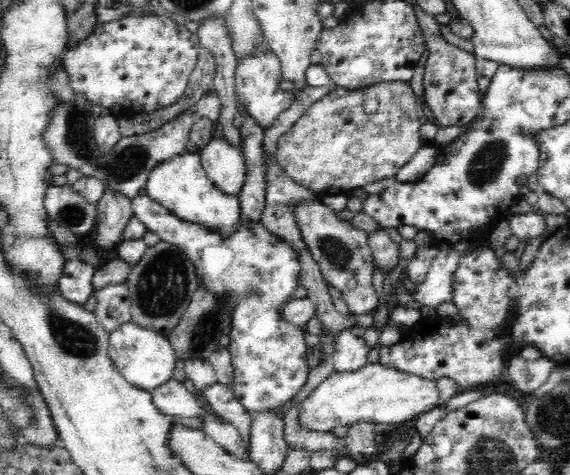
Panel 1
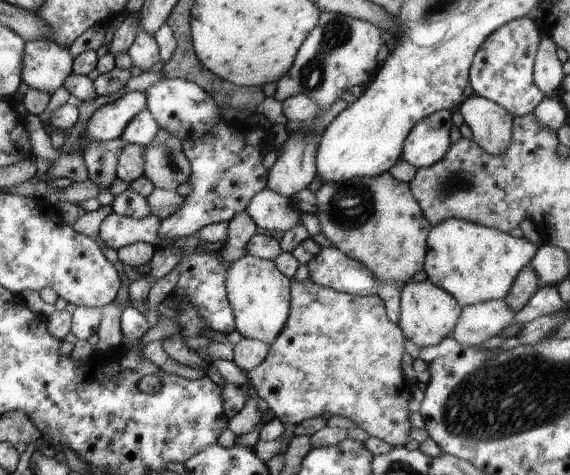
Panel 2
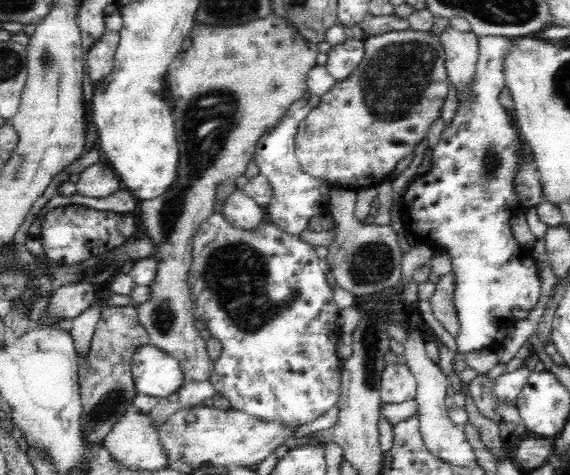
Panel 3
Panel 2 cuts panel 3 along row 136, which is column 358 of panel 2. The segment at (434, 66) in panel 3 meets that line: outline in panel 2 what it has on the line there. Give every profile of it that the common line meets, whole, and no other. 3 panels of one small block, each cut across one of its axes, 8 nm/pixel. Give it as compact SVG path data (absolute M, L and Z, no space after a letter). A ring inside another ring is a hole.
M293 276L291 280L293 280L293 282L290 284L290 310L282 331L279 332L273 339L273 342L268 346L268 351L263 362L260 362L255 368L246 371L248 381L251 386L254 387L253 395L265 400L268 406L267 410L269 410L272 416L279 419L282 422L282 426L285 427L283 436L279 436L279 438L284 440L291 438L294 427L302 420L321 416L323 412L329 412L329 414L332 415L337 414L337 416L349 418L349 420L355 423L355 426L361 428L369 437L383 439L389 446L403 447L408 440L406 436L411 428L409 418L407 418L407 416L409 416L409 408L415 410L418 408L418 404L409 404L409 400L412 400L411 394L409 394L410 386L402 377L400 367L400 360L403 356L403 336L401 336L401 330L395 326L395 323L392 323L391 320L388 319L384 300L377 295L355 296L349 293L339 292L335 289L318 285L309 278L294 281Z

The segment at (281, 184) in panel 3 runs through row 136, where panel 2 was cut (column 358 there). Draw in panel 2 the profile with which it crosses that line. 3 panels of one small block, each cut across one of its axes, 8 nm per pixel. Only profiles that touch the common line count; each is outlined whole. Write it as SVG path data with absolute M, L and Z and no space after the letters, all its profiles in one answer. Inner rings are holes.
M335 246L321 247L318 254L309 262L306 262L306 265L308 278L318 285L355 296L380 296L384 300L388 319L392 323L398 322L401 315L400 291L403 288L399 281L380 281L376 279L376 276L363 263L352 259Z

